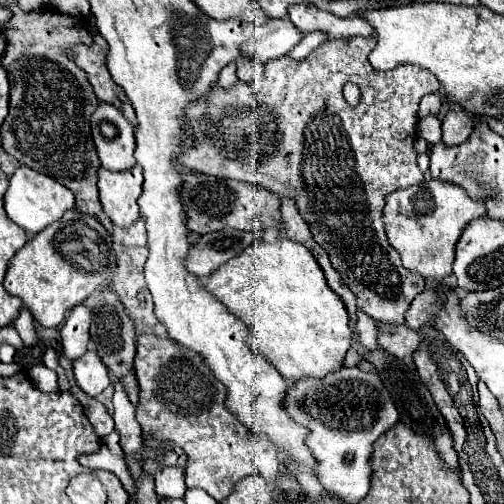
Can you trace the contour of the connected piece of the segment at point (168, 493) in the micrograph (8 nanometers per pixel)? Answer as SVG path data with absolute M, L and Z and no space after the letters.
M148 459L143 466L149 476L153 476L155 492L163 498L183 498L187 486L185 486L185 474L181 468L169 468L159 466L158 460Z

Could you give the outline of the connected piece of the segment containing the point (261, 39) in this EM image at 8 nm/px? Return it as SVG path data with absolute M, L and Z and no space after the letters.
M273 18L267 24L255 28L253 36L241 46L239 60L259 60L267 64L285 56L293 46L301 42L303 34L287 18Z

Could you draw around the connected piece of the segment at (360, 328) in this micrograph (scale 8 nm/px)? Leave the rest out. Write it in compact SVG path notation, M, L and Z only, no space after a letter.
M357 312L357 322L355 322L355 330L359 332L359 342L363 344L365 350L377 350L377 324L371 316L367 316L365 312Z

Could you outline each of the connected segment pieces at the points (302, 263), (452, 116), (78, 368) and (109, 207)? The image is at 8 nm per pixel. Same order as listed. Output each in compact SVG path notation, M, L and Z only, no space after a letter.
M259 240L213 272L205 288L247 326L255 336L255 346L263 350L287 382L325 378L343 366L353 340L349 314L305 246L291 240Z
M451 110L443 120L443 144L457 146L469 140L475 126L477 126L477 120L473 120L461 110Z
M87 350L79 360L73 362L73 374L77 386L91 398L101 394L109 386L107 368L93 350Z
M137 164L129 172L109 172L99 168L99 202L115 226L129 228L141 216L137 206L141 184L143 172Z

